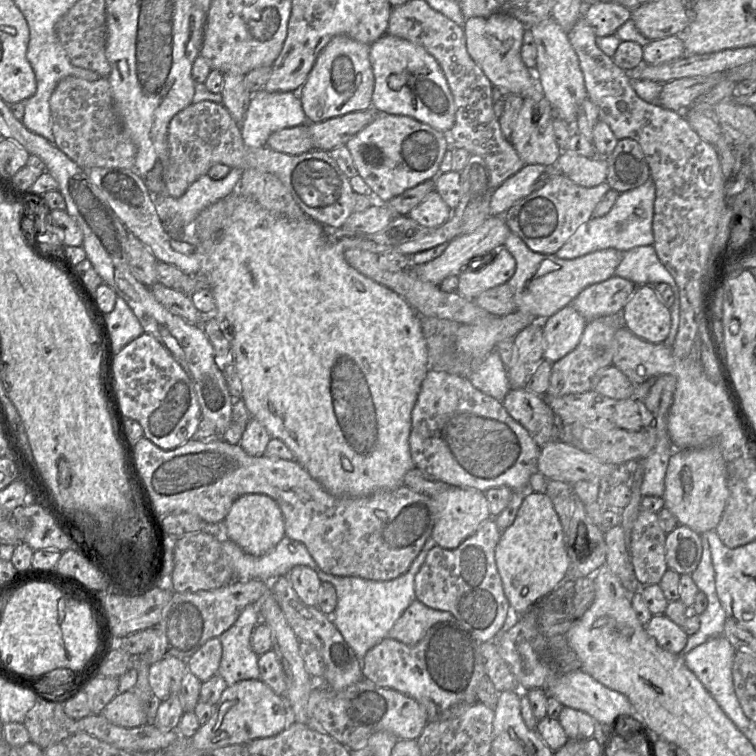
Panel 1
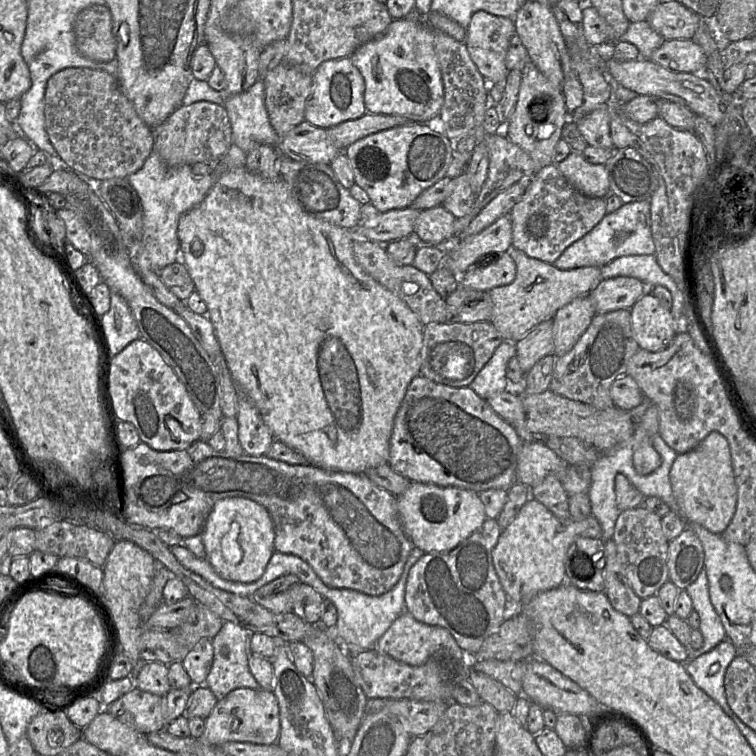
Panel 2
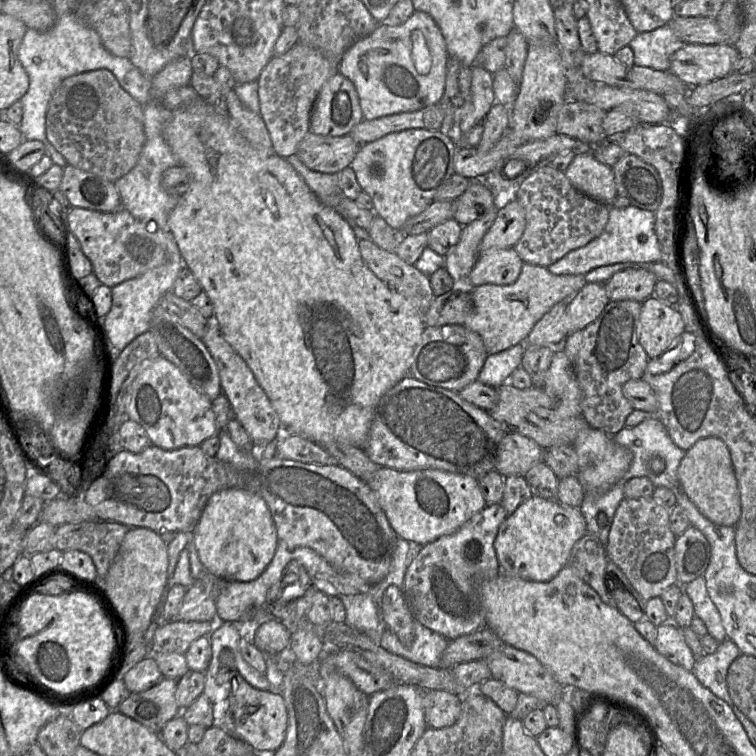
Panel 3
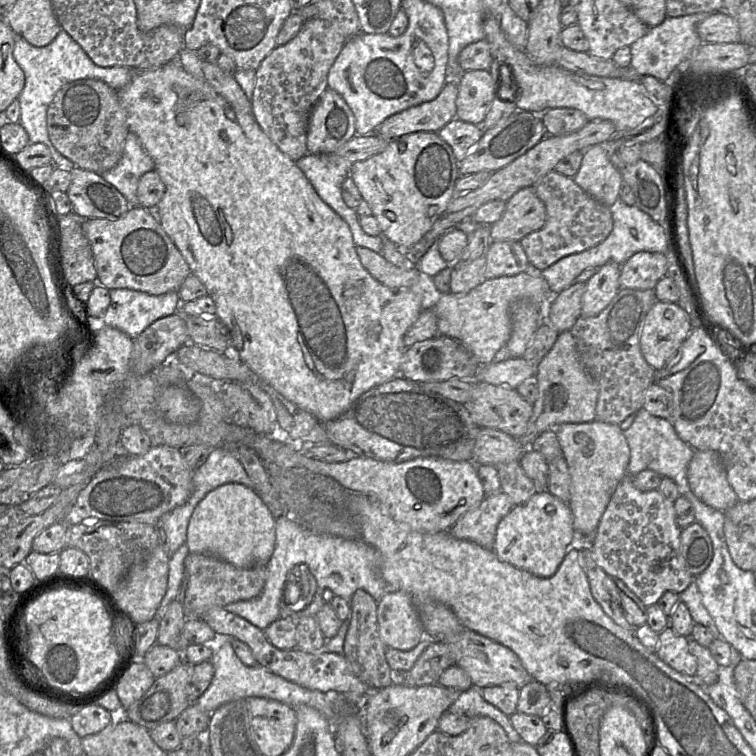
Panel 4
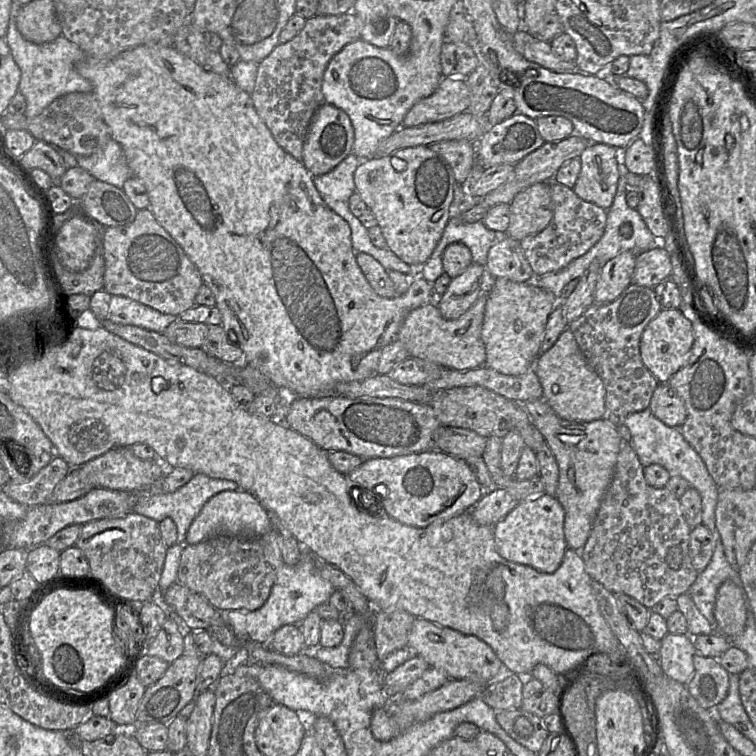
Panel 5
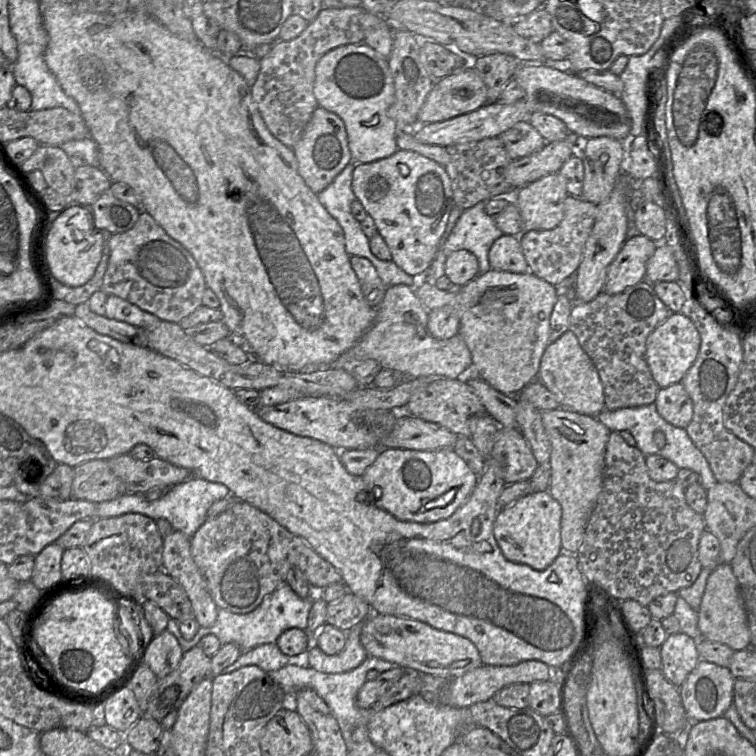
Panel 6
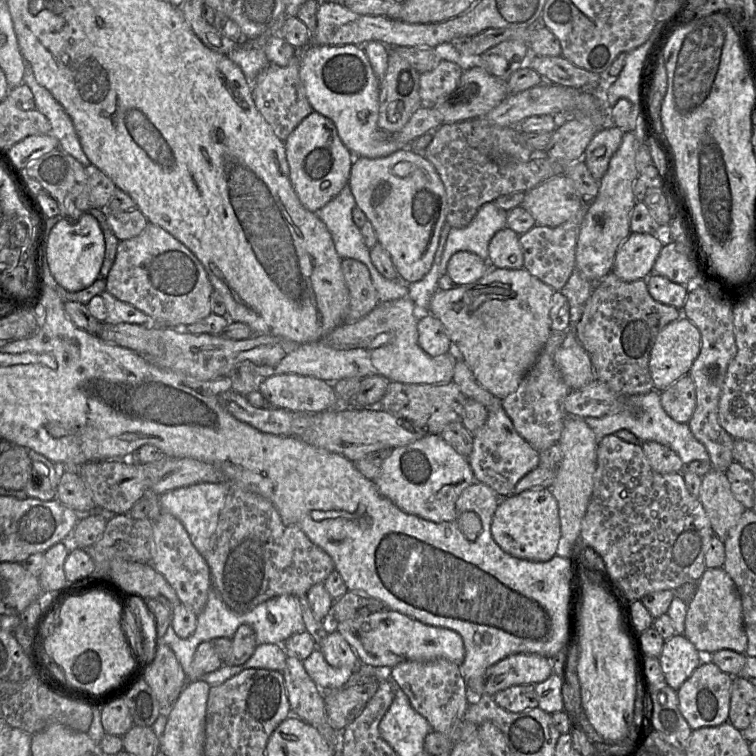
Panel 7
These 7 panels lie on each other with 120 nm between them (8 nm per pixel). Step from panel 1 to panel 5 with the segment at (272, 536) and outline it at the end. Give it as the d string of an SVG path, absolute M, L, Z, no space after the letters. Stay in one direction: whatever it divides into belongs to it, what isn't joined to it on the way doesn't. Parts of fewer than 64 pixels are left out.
M239 489L222 491L210 498L193 520L187 531L186 544L197 544L210 537L220 535L257 538L271 530L270 513L253 494Z

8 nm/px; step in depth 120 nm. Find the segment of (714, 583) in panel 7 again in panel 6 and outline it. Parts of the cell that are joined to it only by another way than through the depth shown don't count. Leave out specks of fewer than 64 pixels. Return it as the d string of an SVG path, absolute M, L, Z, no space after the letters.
M721 563L711 572L697 613L698 628L703 639L725 644L734 651L751 648L747 614L737 579L730 564Z

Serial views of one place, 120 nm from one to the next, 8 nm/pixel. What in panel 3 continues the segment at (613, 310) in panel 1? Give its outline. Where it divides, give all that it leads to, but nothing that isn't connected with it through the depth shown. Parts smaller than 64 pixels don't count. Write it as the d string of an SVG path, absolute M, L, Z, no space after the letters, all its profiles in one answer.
M626 268L605 282L610 301L634 300L642 303L653 295L656 276L645 268Z

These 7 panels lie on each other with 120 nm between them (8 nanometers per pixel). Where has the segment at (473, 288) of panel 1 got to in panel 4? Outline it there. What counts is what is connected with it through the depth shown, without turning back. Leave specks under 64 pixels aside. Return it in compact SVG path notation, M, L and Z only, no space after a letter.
M520 241L492 242L486 256L485 279L515 276L530 269Z

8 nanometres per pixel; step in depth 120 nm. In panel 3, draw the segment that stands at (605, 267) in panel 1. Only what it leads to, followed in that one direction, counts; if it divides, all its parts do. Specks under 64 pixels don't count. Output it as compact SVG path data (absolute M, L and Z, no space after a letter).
M524 263L513 284L469 287L474 310L462 325L480 335L488 355L499 353L517 344L525 344L535 324L555 304L568 301L586 283L583 274L555 275L546 267Z

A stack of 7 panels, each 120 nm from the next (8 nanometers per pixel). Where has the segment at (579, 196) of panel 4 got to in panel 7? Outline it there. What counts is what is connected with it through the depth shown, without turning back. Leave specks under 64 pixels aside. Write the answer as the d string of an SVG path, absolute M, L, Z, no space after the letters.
M582 207L572 218L557 227L535 225L519 236L524 257L523 268L555 291L564 287L575 268L577 237L585 214L586 207Z

